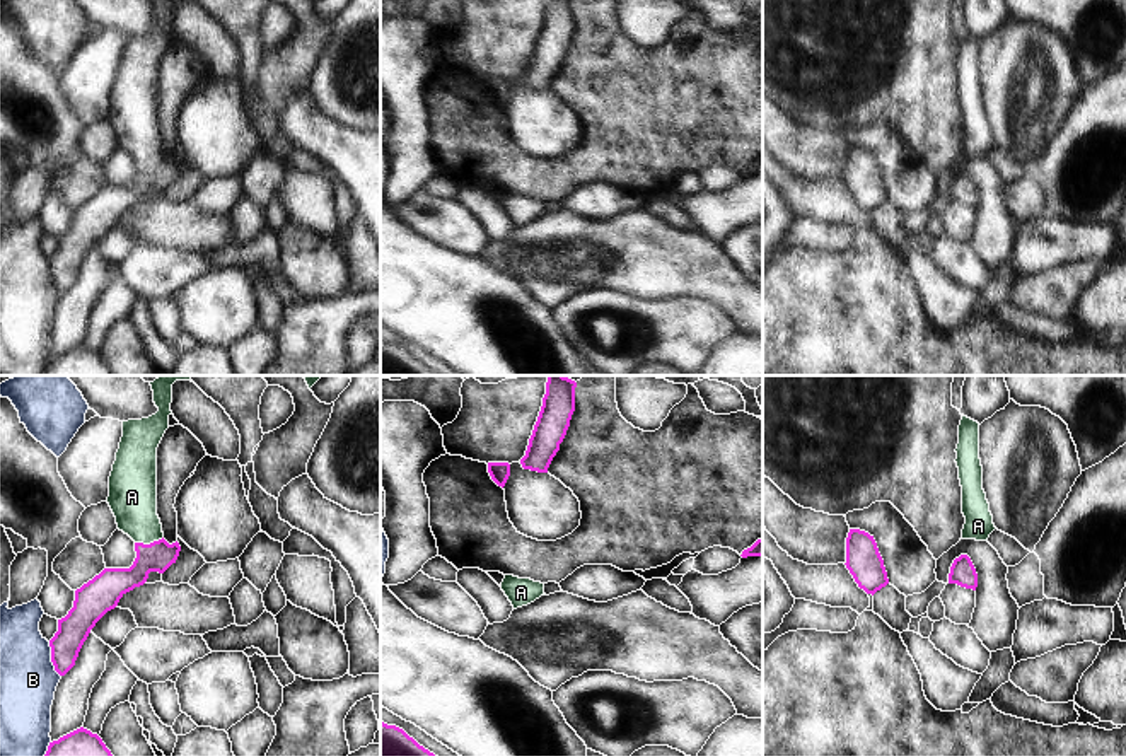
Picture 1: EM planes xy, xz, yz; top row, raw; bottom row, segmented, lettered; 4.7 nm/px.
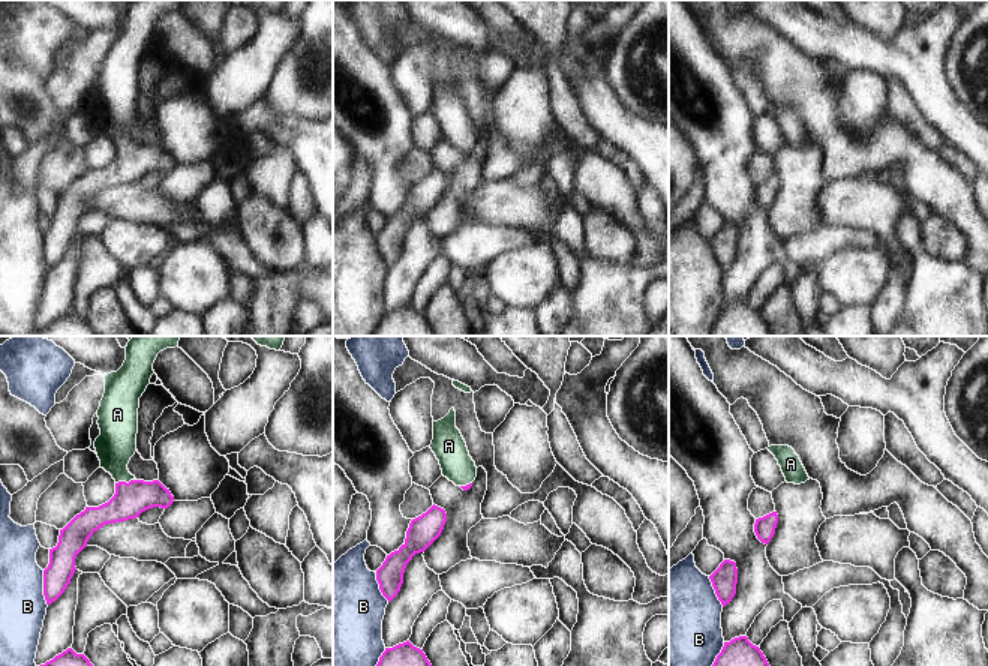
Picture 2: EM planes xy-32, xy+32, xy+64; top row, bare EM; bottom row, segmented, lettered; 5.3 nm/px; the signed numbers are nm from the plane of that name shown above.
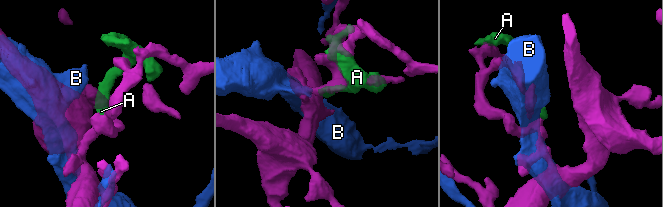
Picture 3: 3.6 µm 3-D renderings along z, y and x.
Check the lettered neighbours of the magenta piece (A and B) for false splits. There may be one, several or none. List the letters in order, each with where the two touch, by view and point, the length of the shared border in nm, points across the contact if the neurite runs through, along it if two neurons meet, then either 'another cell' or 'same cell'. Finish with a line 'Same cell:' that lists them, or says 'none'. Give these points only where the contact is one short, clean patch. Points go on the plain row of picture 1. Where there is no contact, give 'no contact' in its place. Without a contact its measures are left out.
A: xy (150, 161) | 140 nm | across xy (157, 174), (150, 161), (132, 115) | same cell
B: xy (52, 277) | 180 nm | another cell
Same cell: A

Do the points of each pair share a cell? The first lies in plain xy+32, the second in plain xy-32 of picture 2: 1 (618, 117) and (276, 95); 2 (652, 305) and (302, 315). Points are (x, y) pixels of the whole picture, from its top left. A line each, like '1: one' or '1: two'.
1: two
2: one

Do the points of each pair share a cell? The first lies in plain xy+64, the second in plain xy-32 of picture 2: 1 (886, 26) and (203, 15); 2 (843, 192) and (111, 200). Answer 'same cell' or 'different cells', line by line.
1: same cell
2: same cell

